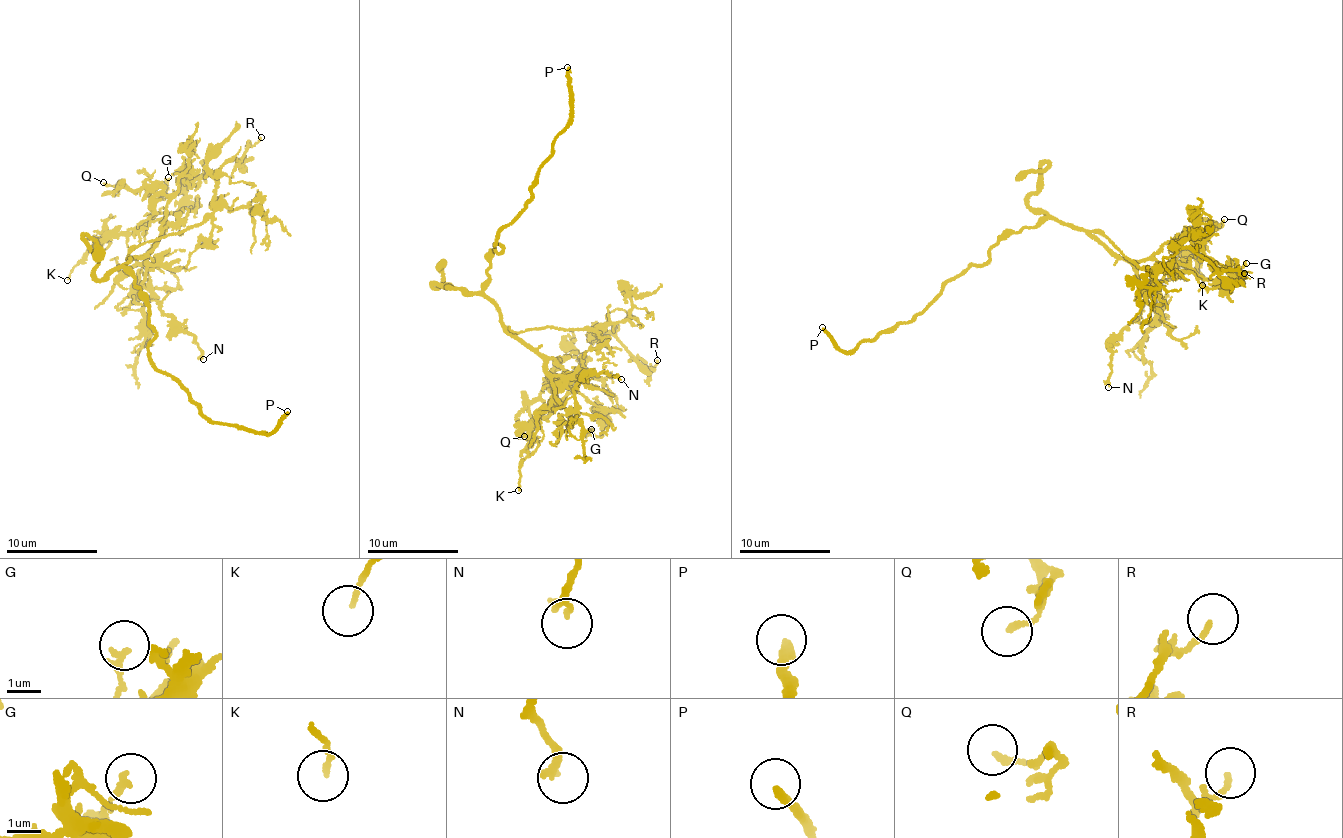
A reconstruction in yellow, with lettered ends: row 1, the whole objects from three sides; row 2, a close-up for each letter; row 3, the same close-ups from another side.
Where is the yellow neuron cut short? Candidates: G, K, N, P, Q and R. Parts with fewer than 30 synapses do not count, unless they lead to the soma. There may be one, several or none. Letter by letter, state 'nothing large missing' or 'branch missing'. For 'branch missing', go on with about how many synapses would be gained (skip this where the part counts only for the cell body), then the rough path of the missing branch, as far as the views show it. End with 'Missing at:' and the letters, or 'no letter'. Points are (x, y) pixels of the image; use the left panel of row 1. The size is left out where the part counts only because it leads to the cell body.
G: nothing large missing
K: nothing large missing
N: nothing large missing
P: branch missing | (287, 411), (291, 410), (311, 369), (315, 322), (341, 277), (337, 257)
Q: nothing large missing
R: nothing large missing
Missing at: P

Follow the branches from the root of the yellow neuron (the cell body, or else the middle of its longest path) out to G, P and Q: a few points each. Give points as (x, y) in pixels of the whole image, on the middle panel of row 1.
G: (487, 273), (484, 296), (500, 313), (502, 326), (551, 358), (566, 382), (602, 412), (602, 434), (591, 429)
P: (487, 273), (490, 253), (501, 250), (494, 244), (496, 235), (532, 198), (535, 176), (567, 124), (567, 67)
Q: (487, 273), (484, 296), (500, 313), (502, 326), (551, 360), (559, 359), (529, 406), (534, 423), (524, 436)

